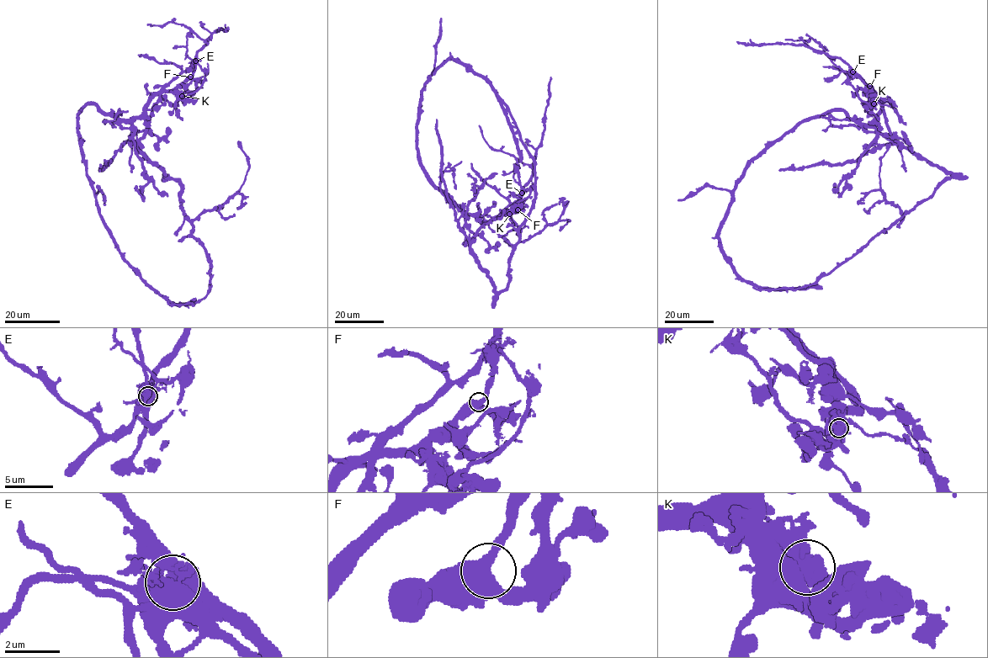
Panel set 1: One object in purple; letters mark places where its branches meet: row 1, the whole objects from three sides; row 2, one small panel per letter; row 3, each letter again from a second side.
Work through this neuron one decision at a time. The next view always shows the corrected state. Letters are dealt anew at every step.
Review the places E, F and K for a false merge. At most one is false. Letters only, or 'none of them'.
E

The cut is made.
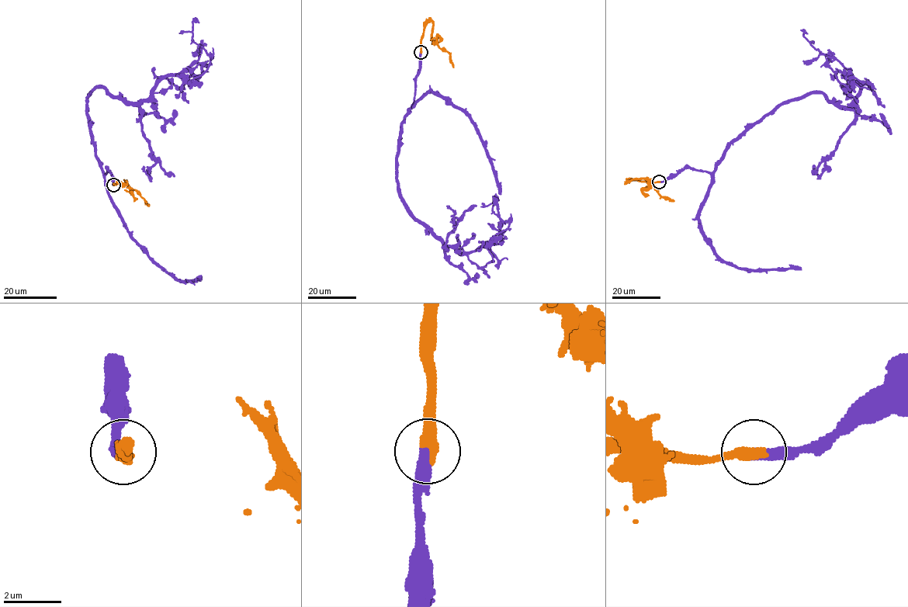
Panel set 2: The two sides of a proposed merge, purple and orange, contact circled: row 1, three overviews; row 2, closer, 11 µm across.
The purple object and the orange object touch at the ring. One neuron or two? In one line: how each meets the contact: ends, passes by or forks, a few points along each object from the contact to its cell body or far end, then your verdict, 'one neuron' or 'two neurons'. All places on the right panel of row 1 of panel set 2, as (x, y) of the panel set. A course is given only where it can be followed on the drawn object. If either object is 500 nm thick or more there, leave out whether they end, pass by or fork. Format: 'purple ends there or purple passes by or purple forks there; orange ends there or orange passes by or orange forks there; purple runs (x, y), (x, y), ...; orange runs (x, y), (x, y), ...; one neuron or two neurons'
purple ends there; orange ends there; purple runs (659, 182), (685, 168), (712, 172), (733, 141), (781, 105), (822, 93), (850, 106), (858, 82), (807, 33); orange runs (659, 182), (628, 181), (646, 178), (655, 186), (661, 196), (674, 201); one neuron

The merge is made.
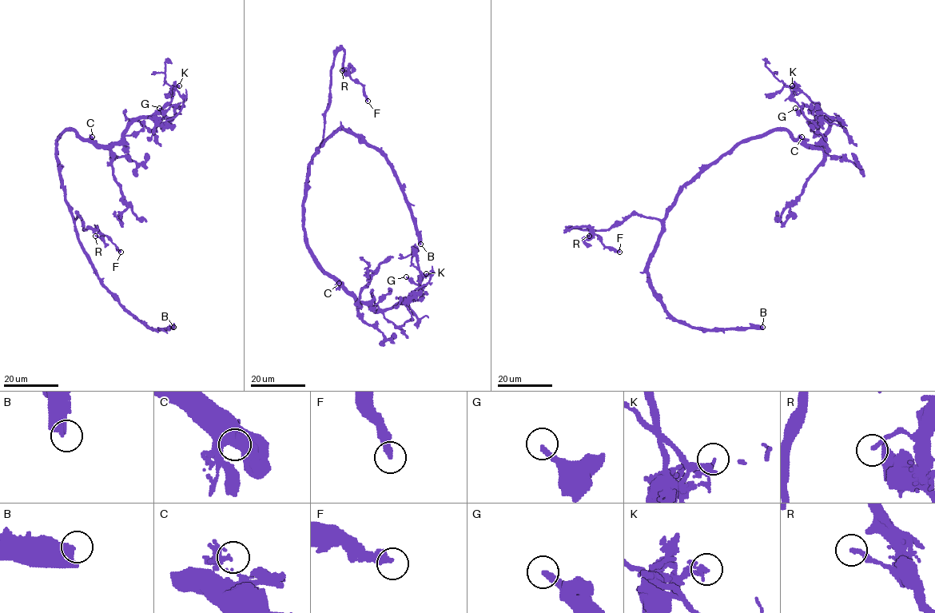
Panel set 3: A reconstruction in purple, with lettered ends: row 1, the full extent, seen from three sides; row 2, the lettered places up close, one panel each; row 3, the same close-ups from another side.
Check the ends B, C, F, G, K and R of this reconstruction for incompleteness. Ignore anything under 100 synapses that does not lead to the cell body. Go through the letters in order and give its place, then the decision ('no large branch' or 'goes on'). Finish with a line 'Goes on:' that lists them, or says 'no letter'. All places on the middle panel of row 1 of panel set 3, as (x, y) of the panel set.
B: at (420, 244); goes on
C: at (339, 283); no large branch
F: at (368, 101); no large branch
G: at (406, 276); no large branch
K: at (426, 273); no large branch
R: at (342, 70); no large branch
Goes on: B

